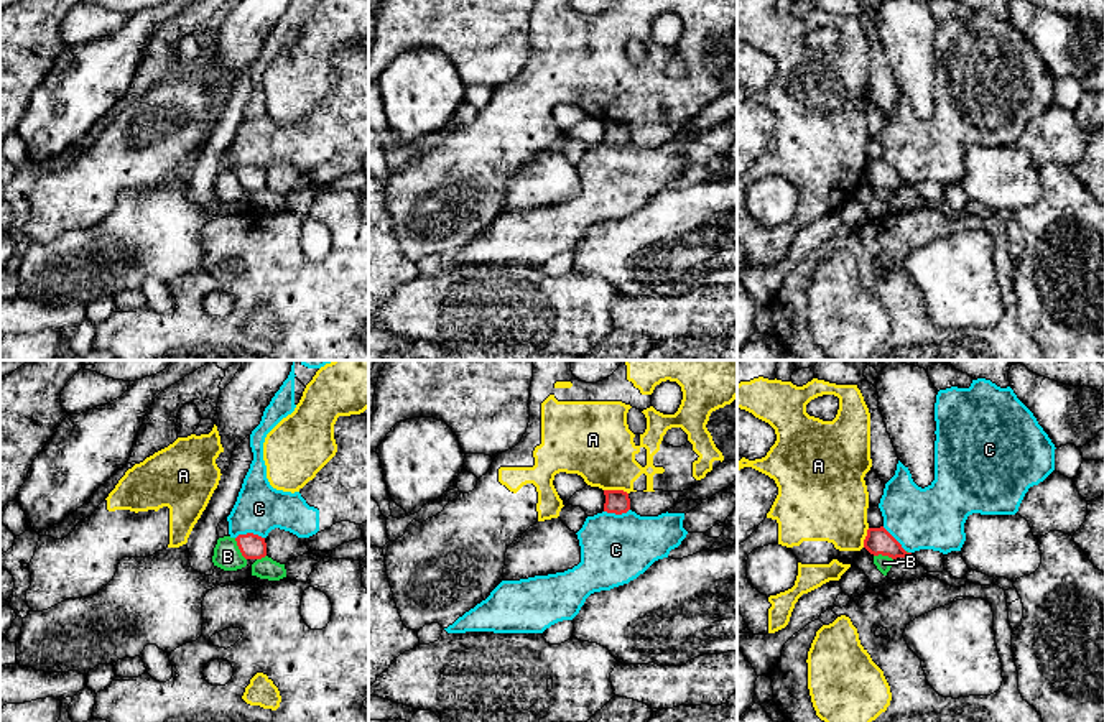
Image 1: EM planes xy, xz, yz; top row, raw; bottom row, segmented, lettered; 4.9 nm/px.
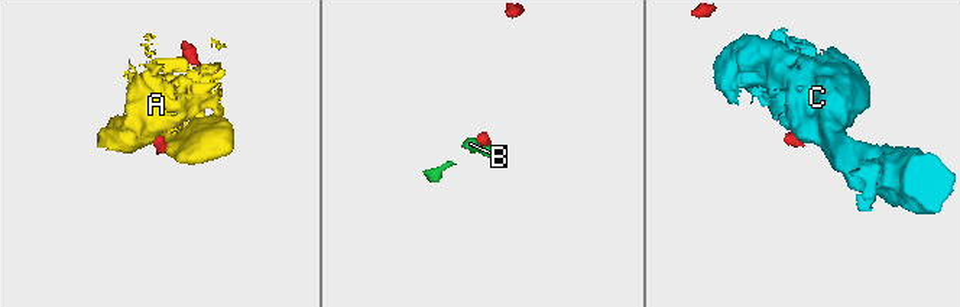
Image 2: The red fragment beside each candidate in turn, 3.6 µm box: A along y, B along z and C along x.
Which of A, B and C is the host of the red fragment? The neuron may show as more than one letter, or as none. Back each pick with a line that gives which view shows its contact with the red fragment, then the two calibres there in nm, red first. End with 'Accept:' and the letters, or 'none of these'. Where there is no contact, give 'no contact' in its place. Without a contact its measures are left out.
Accept: none of these

